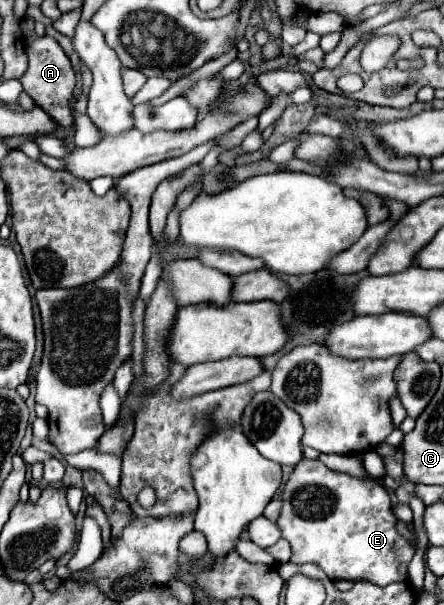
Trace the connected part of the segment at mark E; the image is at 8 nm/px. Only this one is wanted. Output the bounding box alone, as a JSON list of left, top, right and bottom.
[277,458,415,586]

